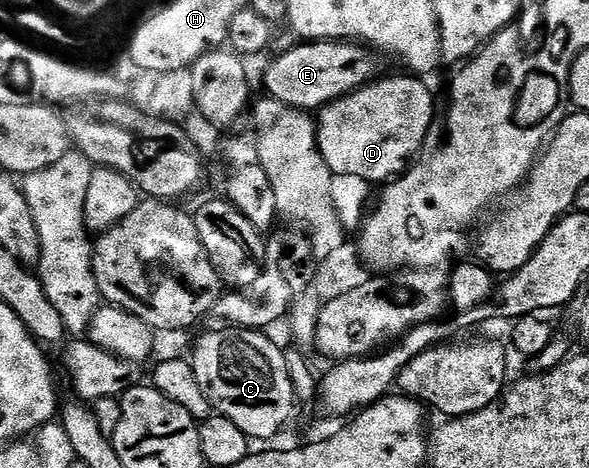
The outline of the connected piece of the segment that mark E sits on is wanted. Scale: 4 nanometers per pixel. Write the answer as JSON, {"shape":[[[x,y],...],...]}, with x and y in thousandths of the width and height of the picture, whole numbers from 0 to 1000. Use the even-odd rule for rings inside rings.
{"shape":[[[509,88],[504,100],[496,100],[491,109],[482,109],[455,143],[455,154],[448,160],[448,186],[460,209],[479,216],[494,229],[504,229],[509,237],[525,241],[535,239],[555,220],[565,220],[569,212],[579,212],[582,203],[591,203],[598,194],[606,194],[611,186],[620,186],[626,173],[640,167],[647,128],[640,111],[616,92],[599,92],[596,88]]]}

